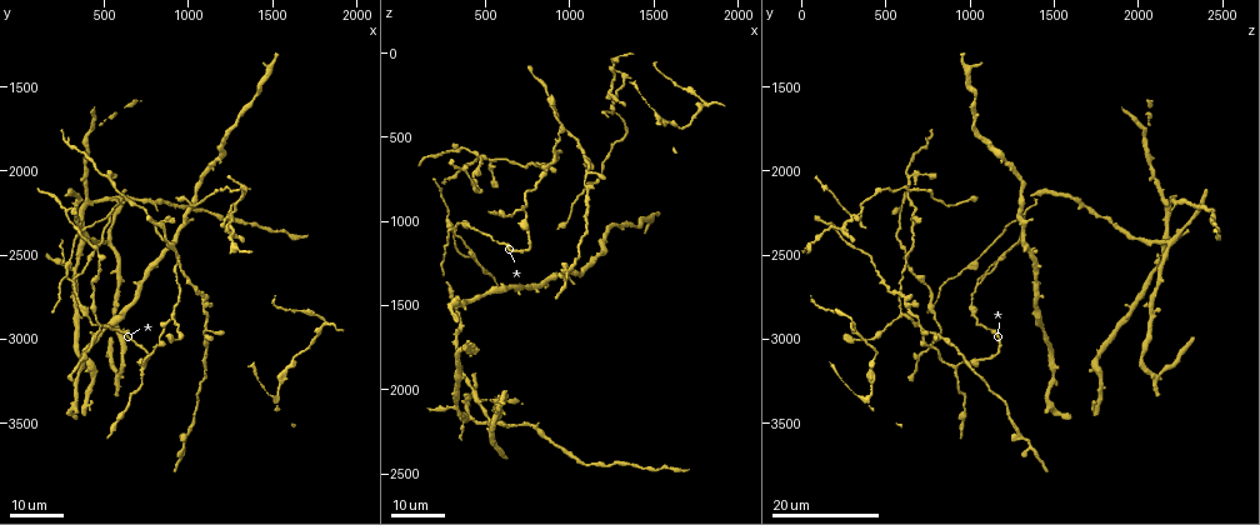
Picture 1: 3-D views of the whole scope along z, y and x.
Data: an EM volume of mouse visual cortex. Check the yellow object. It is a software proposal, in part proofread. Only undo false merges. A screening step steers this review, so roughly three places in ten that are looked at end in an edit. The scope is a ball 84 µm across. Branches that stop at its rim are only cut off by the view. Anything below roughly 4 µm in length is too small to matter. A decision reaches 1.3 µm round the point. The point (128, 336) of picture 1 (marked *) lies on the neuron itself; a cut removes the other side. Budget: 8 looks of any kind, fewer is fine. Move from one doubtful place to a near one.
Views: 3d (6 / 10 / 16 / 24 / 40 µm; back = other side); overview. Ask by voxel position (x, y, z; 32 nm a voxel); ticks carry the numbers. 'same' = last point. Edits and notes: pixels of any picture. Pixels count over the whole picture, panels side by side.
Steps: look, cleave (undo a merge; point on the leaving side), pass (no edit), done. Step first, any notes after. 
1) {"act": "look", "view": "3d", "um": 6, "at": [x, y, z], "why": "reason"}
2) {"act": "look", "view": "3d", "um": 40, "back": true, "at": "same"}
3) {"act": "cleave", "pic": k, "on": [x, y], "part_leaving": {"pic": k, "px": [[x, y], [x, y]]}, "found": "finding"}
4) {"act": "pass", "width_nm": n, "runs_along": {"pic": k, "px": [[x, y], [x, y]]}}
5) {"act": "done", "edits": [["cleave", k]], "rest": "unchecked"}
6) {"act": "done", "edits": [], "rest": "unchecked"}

{"act": "look", "view": "3d", "um": 24, "at": [520, 2040, 620], "why": "arms part here"}

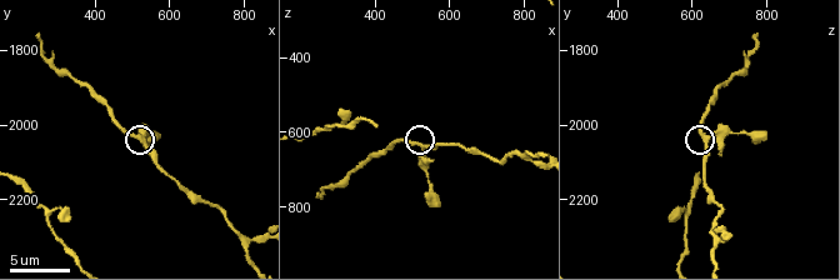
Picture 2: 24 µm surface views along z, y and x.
{"act": "look", "view": "3d", "um": 6, "at": [520, 2030, 640]}

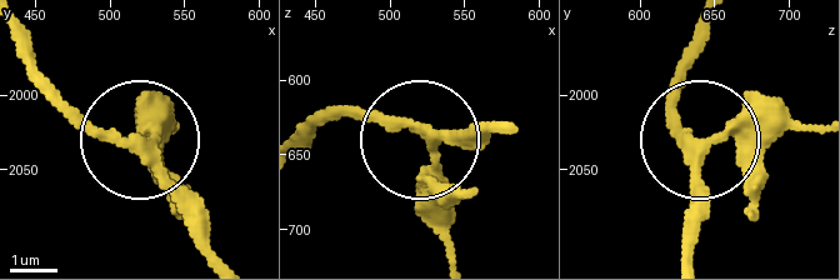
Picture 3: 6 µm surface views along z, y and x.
{"act": "pass", "side_arm_um": 5, "runs_along": {"pic": 3, "px": [[503, 128], [439, 128], [428, 139], [444, 255]]}, "found": "one neuron here"}

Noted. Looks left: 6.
{"act": "look", "view": "3d", "um": 24, "at": [740, 3180, 900], "why": "three-way junction"}

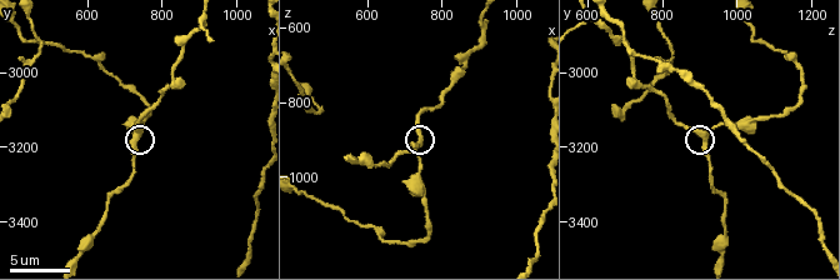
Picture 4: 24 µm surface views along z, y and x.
{"act": "look", "view": "3d", "um": 6, "at": [730, 3180, 910]}

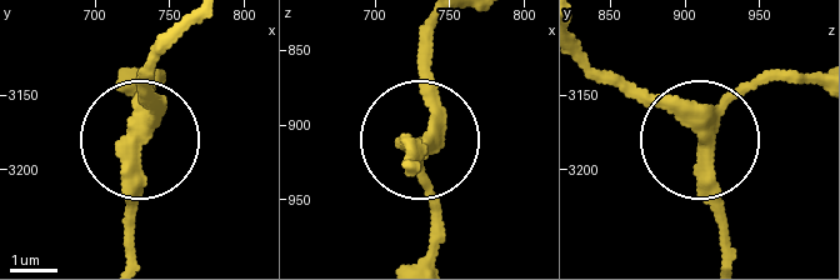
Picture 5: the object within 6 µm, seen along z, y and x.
{"act": "pass", "width_nm": 350, "runs_along": {"pic": 5, "px": [[810, 74], [763, 78], [706, 134], [703, 193], [726, 253]]}, "found": "continuous, no second neuron"}

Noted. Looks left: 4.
{"act": "look", "view": "3d", "um": 24, "at": [340, 2680, 1060], "why": "a fork"}

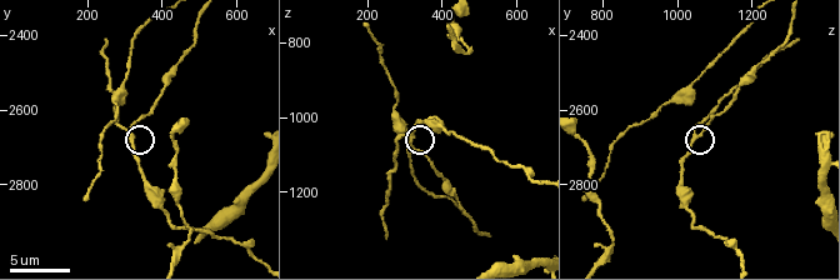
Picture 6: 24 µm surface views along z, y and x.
{"act": "look", "view": "3d", "um": 10, "at": [320, 2660, 1050]}

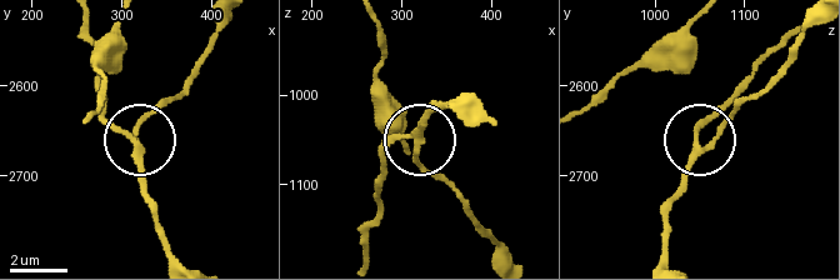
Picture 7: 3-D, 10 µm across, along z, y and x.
{"act": "pass", "side_arm_um": 13, "runs_along": {"pic": 7, "px": [[669, 258], [674, 194], [700, 129], [731, 95]]}, "found": "continuous, no second neuron"}

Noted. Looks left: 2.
{"act": "look", "view": "3d", "um": 24, "at": [980, 2260, 1280]}

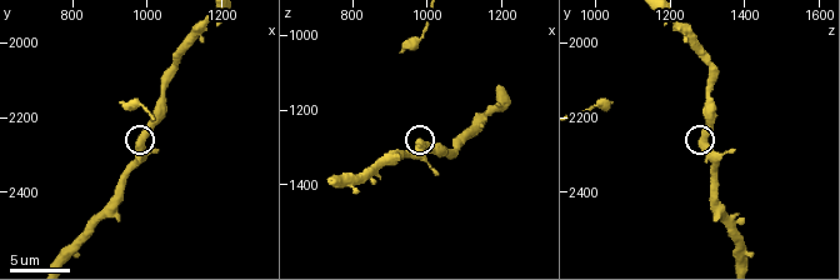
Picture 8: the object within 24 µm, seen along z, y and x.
{"act": "look", "view": "3d", "um": 6, "at": [990, 2250, 1290]}

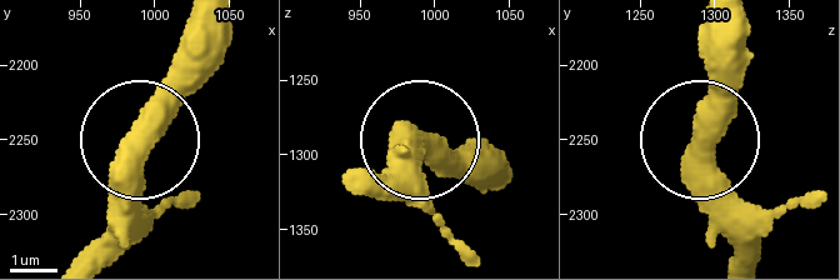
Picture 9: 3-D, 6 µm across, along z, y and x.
{"act": "pass", "side_arm_um": 42, "runs_along": {"pic": 9, "px": [[83, 256], [130, 149], [223, 56]]}, "found": "all the same neuron"}

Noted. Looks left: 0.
{"act": "done", "edits": [], "rest": "unchecked"}

